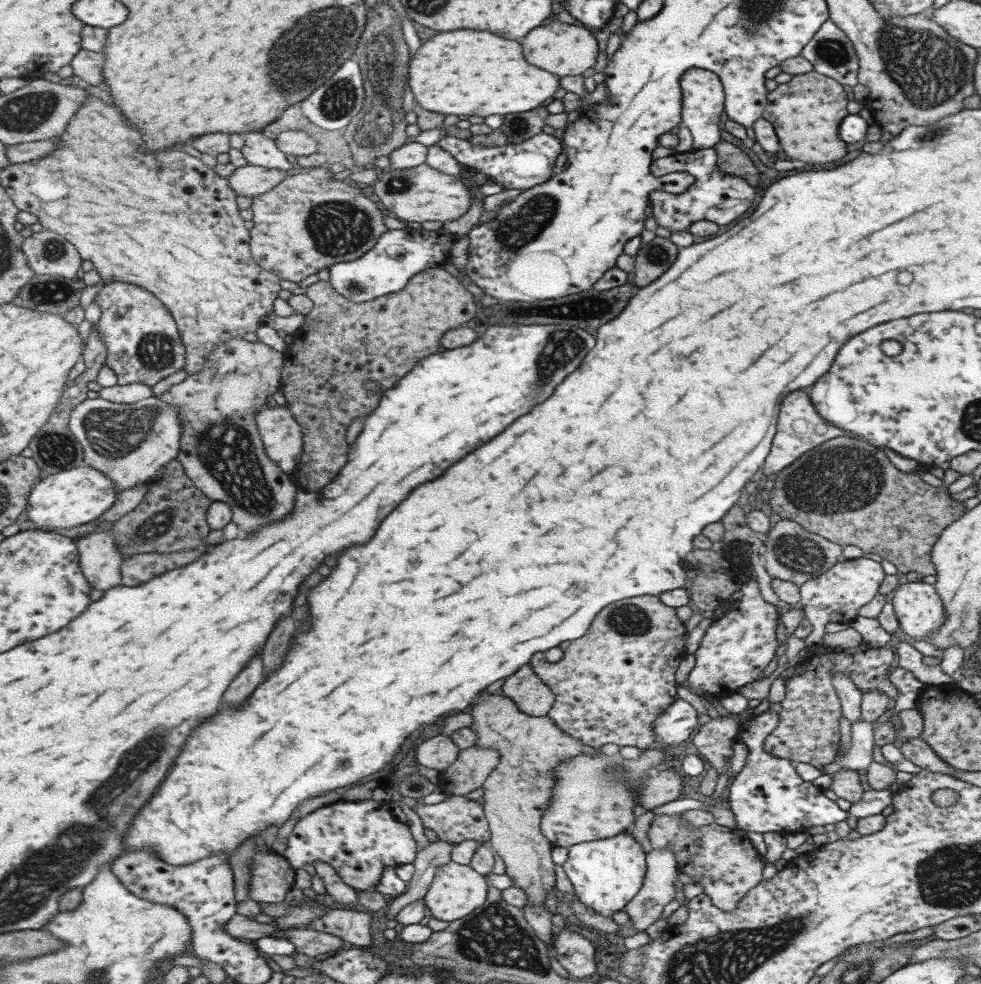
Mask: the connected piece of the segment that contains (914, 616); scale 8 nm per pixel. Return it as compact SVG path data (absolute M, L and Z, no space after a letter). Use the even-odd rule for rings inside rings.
M922 581L897 584L888 600L899 628L909 636L926 638L944 621L941 599L932 584Z

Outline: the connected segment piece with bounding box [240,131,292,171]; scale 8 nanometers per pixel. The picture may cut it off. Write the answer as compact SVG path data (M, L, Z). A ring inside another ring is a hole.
M258 131L245 134L240 153L244 156L247 164L251 166L276 168L284 171L292 167L285 159L285 154L275 146L275 141L263 136Z

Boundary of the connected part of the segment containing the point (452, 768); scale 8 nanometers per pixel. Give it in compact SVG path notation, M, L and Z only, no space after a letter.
M465 748L447 769L439 772L437 786L446 795L463 796L481 787L497 763L498 752L494 748Z

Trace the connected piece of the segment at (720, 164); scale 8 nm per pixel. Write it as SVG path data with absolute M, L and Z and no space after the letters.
M717 141L712 149L716 152L715 167L724 175L733 175L745 180L751 186L758 186L759 175L751 158L743 154L740 145Z

